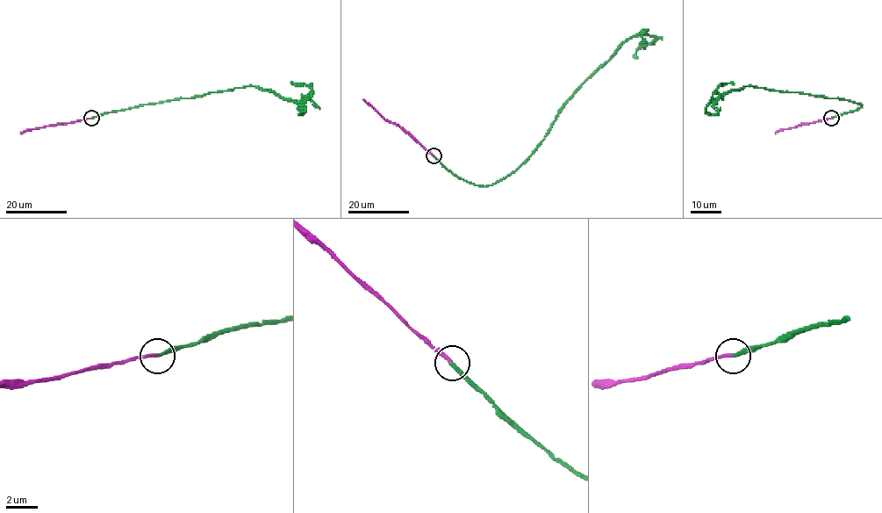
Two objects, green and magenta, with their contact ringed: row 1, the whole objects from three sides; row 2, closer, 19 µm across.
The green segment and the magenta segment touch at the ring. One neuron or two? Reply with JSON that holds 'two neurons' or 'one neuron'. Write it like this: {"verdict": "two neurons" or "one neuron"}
{"verdict": "one neuron"}

